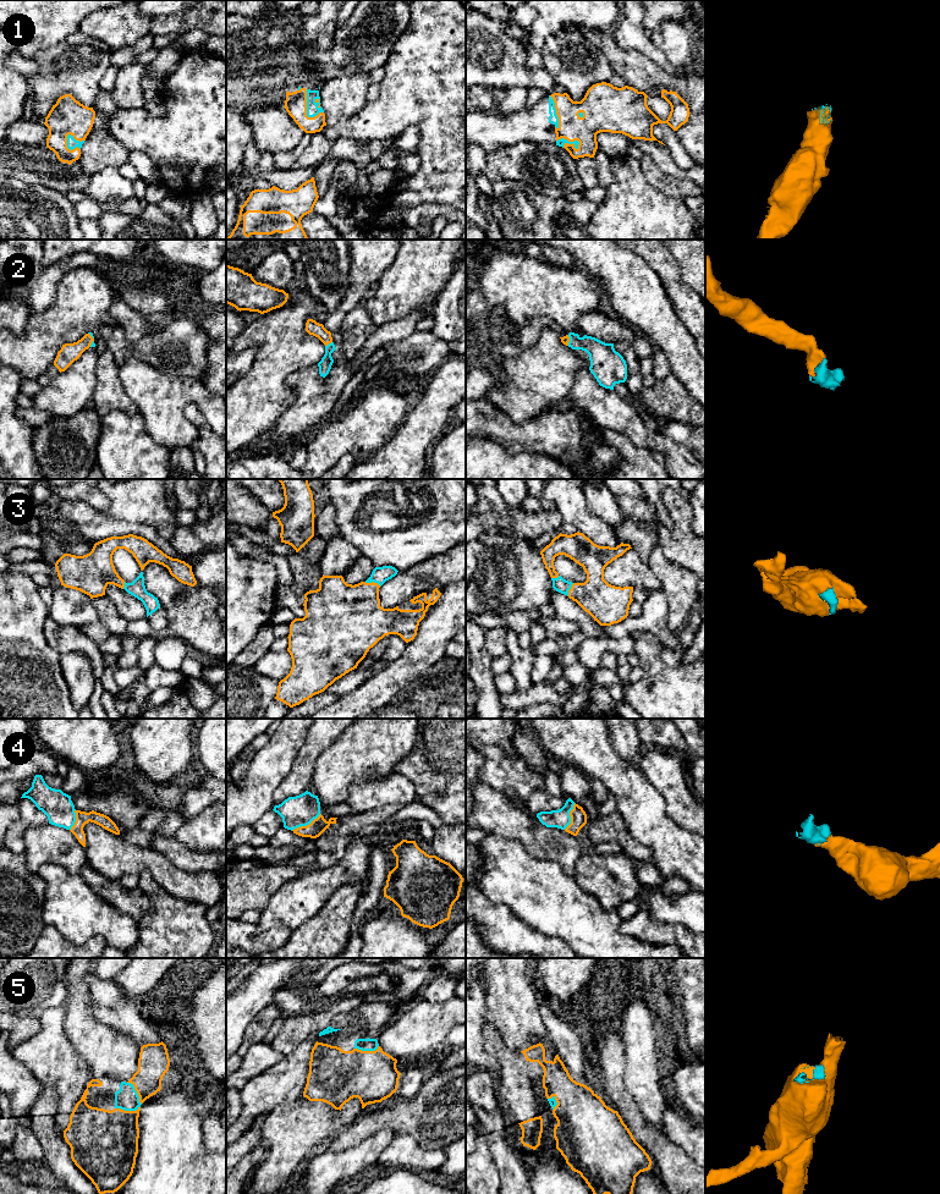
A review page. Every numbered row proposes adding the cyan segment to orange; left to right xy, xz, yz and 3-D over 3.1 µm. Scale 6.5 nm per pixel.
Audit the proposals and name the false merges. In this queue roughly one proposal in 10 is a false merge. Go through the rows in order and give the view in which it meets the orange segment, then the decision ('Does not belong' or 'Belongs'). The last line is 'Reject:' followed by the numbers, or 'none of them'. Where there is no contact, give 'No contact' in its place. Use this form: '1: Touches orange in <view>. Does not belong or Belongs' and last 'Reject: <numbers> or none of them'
1: Touches orange in yz. Belongs
2: Touches orange in xz. Belongs
3: Touches orange in xz. Belongs
4: Touches orange in xz. Belongs
5: Touches orange in xy. Belongs
Reject: none of them

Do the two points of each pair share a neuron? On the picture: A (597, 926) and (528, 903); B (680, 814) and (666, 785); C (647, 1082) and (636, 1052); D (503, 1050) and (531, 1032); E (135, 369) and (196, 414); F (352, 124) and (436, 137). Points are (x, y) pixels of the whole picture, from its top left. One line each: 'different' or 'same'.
A: same
B: same
C: same
D: different
E: different
F: same

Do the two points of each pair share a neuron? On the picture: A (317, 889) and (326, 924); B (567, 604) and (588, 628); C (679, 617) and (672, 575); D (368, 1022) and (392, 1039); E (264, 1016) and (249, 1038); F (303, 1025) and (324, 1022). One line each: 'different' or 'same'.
A: different
B: same
C: same
D: different
E: same
F: same

